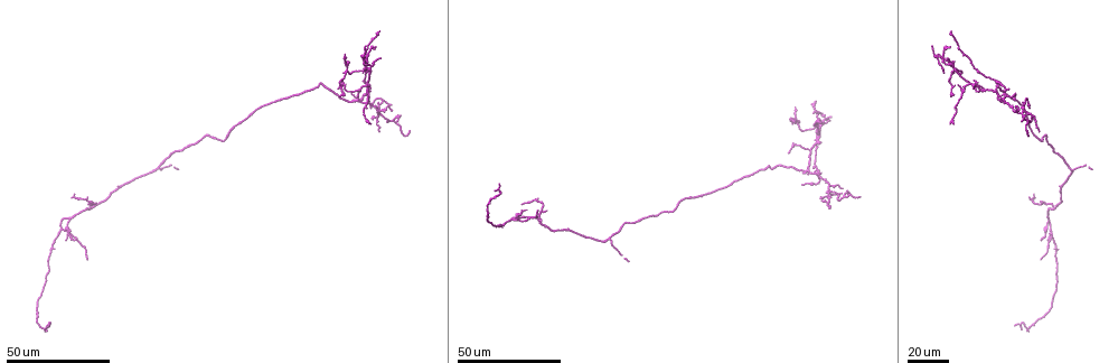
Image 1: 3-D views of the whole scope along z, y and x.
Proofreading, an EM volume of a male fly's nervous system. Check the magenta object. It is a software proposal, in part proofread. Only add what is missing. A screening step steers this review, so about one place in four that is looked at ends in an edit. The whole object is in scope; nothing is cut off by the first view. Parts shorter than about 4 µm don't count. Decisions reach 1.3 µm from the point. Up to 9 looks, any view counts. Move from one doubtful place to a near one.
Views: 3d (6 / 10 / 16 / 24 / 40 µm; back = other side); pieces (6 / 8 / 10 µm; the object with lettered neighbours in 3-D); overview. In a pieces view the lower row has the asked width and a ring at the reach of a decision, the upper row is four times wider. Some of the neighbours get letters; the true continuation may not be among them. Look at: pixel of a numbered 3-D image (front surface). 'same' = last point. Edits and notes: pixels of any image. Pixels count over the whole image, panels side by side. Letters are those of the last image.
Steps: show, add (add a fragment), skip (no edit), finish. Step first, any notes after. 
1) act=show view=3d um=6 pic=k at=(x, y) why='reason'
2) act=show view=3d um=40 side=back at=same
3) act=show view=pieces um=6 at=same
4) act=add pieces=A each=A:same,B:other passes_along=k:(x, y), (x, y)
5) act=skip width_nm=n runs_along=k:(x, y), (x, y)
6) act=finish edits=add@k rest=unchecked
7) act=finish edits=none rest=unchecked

act=show view=3d um=24 pic=1 at=(1026, 130) why='end of a long branch'

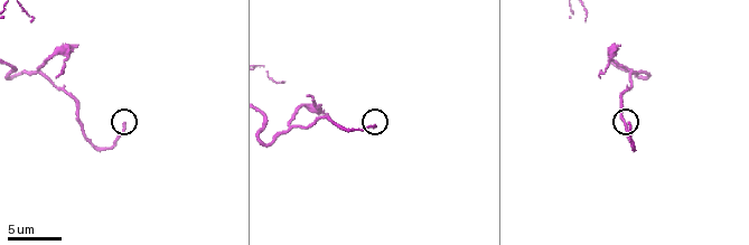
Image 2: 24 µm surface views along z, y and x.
act=show view=pieces um=6 pic=2 at=(628, 125)

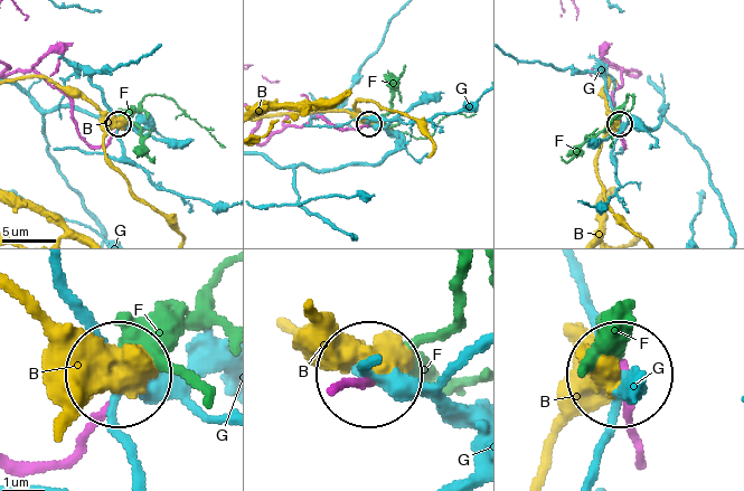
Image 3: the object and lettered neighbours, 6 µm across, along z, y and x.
act=add pieces=F width_nm=170 each=B:other,F:same,G:other passes_along=3:(625, 147), (630, 95), (610, 145) found='it goes on there'

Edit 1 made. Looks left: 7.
act=show view=3d um=40 pic=1 at=(1009, 87) why='an open end'

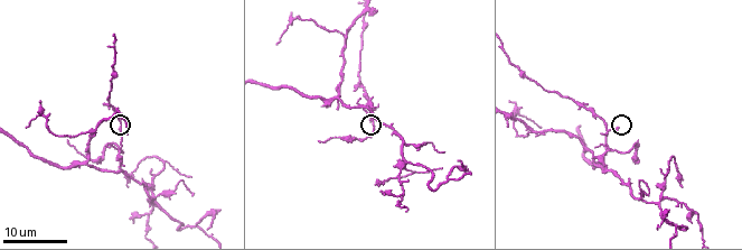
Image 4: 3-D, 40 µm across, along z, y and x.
act=show view=pieces um=6 pic=4 at=(617, 129)

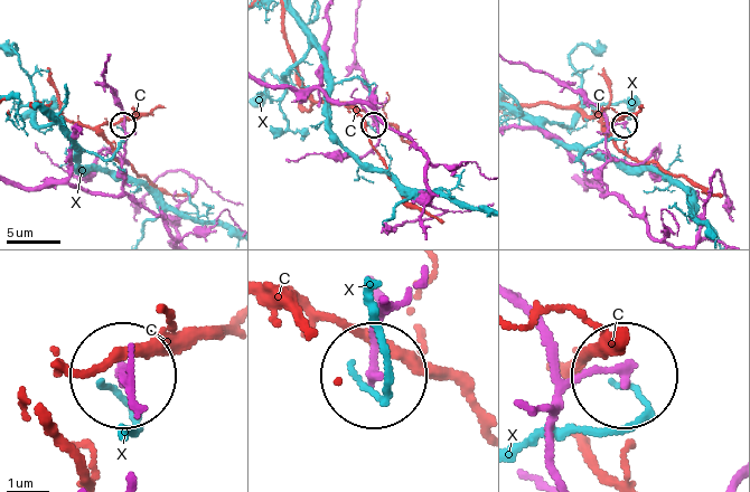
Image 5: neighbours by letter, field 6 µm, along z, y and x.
act=skip width_nm=210 each=C:other,X:other runs_along=5:(378, 301), (378, 371) found='none of them fits'

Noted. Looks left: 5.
act=show view=3d um=24 pic=1 at=(379, 56) why='free end'

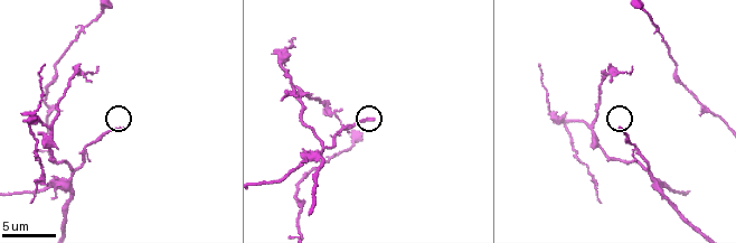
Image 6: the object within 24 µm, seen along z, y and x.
act=show view=pieces um=8 pic=6 at=(121, 126)

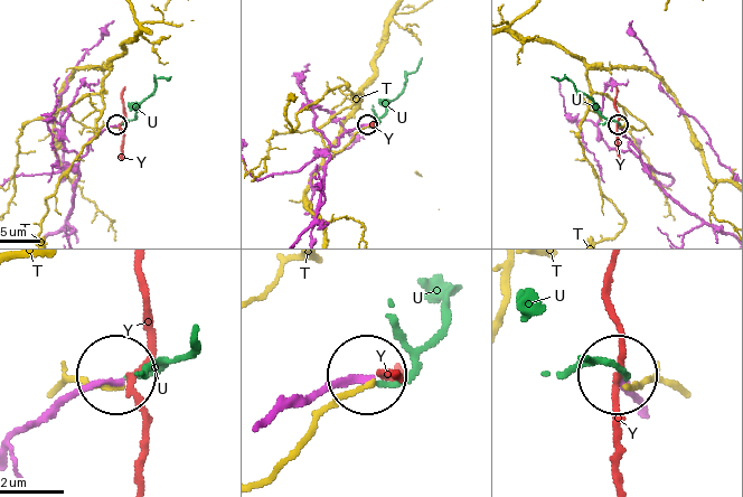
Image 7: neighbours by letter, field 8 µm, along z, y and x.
act=add pieces=U width_nm=170 each=T:other,U:same,Y:other passes_along=7:(645, 411), (615, 372), (583, 360) found='it goes on there'

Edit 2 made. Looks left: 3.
act=show view=3d um=24 pic=1 at=(1091, 170) why='thin end'

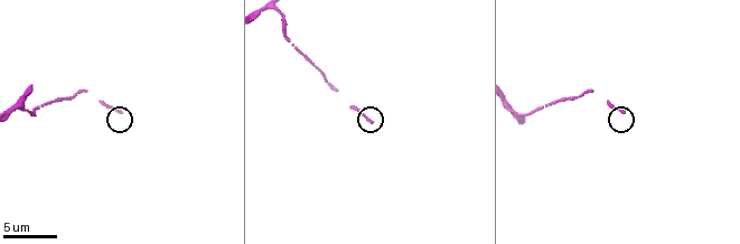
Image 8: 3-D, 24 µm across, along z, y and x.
act=show view=pieces um=10 pic=8 at=(123, 113)

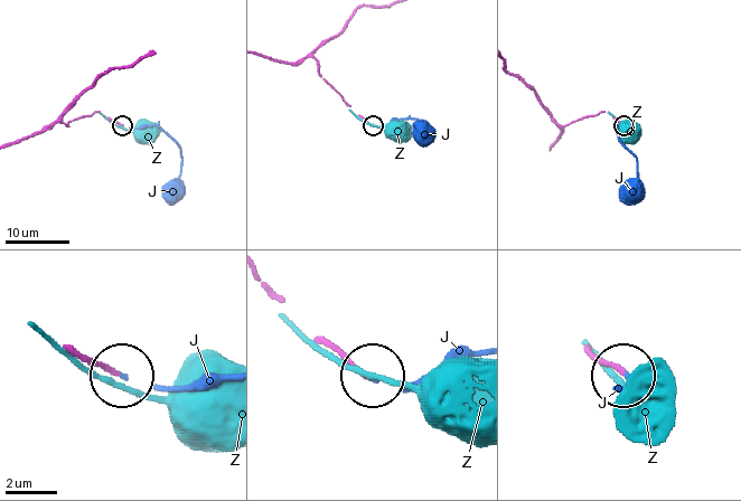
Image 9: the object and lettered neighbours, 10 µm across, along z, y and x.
act=add pieces=J each=J:same,Z:other found='the neuron continues'

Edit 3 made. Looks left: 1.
act=finish edits=add@3,add@7,add@9 rest=unchecked

